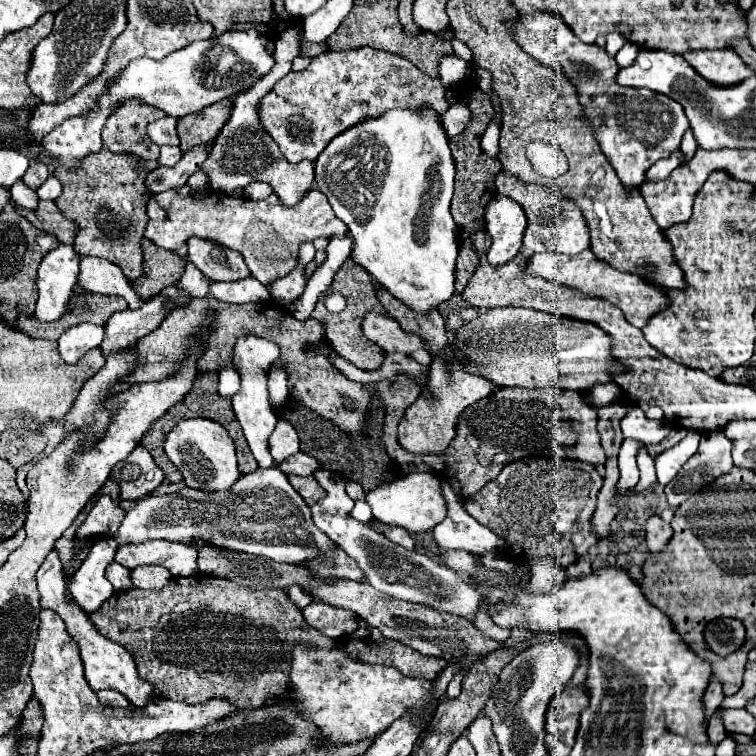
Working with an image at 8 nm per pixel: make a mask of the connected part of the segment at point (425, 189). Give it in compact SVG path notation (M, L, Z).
M429 107L423 111L391 109L381 117L367 119L337 135L315 161L315 183L319 191L329 197L335 215L349 227L355 239L349 259L365 267L377 285L421 315L449 301L455 287L457 225L449 213L453 179L455 163L449 141L439 115Z

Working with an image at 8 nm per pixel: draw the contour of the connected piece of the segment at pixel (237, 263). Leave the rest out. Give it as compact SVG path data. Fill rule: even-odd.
M193 237L187 241L189 261L211 281L235 281L249 277L249 269L239 251L225 249L219 243Z

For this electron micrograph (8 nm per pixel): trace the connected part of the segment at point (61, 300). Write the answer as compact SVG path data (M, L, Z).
M59 245L39 265L39 299L35 315L41 321L57 321L69 309L69 299L79 279L79 253L71 245Z

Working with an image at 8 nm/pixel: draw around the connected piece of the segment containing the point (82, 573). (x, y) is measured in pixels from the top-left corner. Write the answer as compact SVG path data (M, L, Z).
M115 539L95 541L87 559L79 567L79 571L73 575L69 591L73 595L73 601L87 615L97 611L101 603L113 595L113 585L105 577L105 567L113 561L115 551L117 551Z

